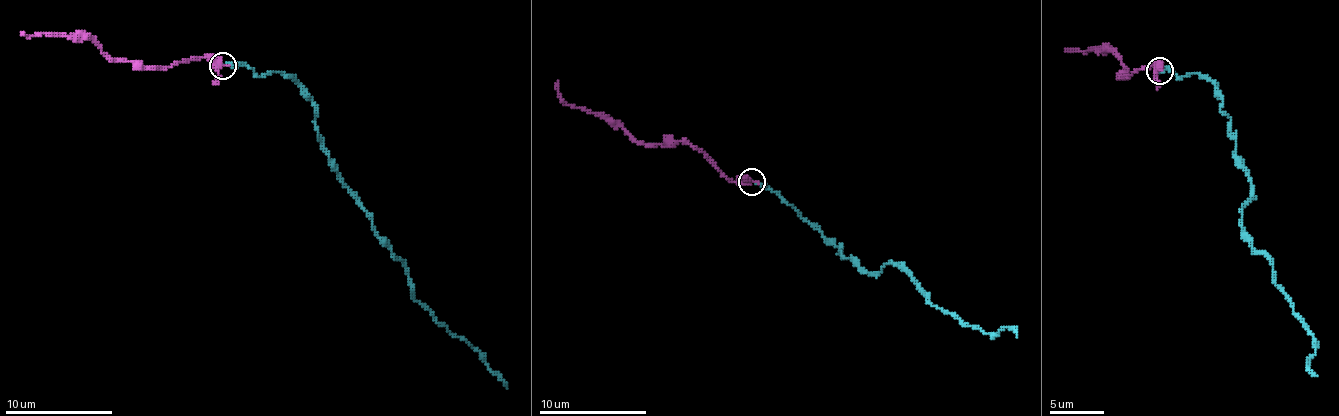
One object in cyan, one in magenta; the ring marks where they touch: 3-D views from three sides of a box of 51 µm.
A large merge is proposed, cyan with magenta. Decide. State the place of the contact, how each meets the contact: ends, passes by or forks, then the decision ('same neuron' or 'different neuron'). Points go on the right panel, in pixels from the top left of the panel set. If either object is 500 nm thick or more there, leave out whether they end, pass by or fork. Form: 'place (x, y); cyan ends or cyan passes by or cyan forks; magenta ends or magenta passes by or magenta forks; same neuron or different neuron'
place (1160, 71); cyan ends; magenta passes by; same neuron

